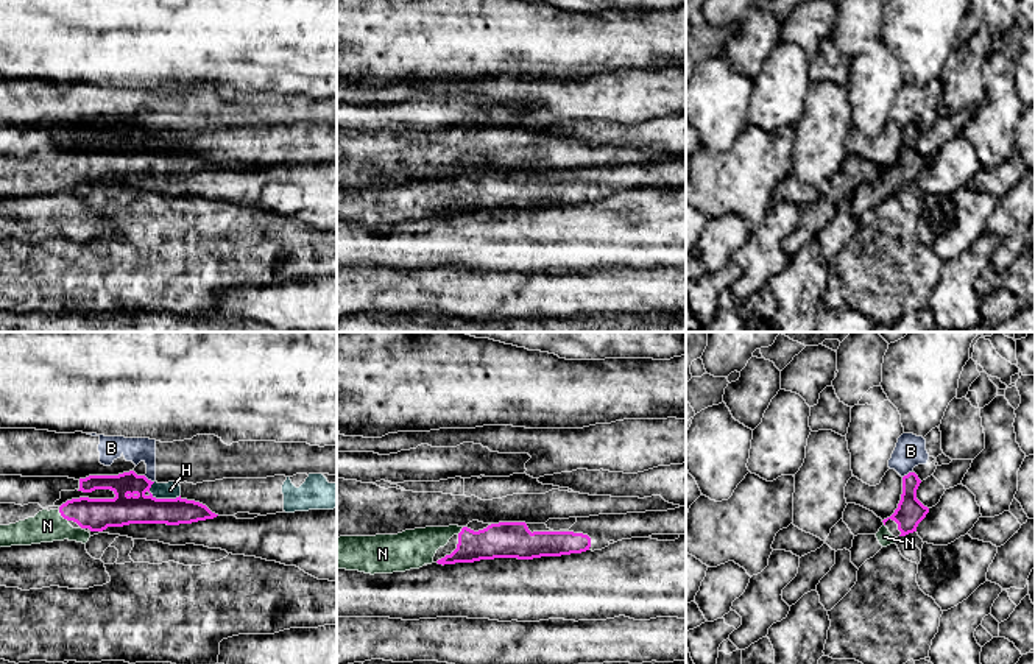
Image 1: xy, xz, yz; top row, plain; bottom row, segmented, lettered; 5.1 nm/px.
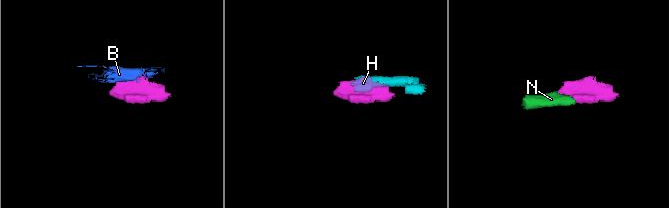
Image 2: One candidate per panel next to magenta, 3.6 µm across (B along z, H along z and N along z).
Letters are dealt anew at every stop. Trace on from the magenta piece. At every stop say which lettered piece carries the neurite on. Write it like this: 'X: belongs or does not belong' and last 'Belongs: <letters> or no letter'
B: does not belong
H: does not belong
N: belongs
Belongs: N

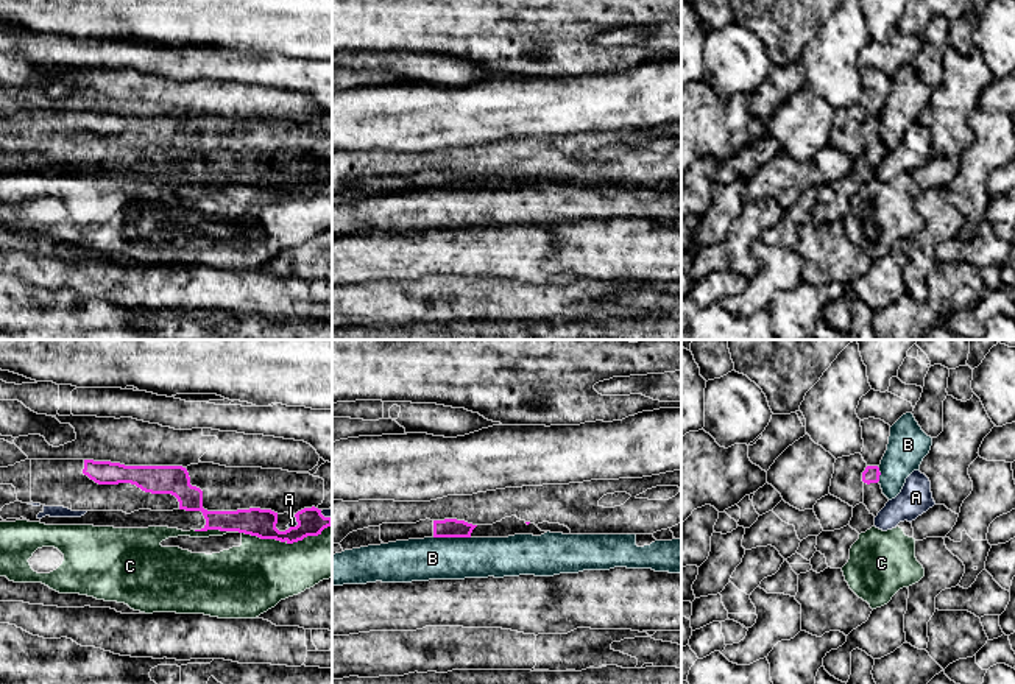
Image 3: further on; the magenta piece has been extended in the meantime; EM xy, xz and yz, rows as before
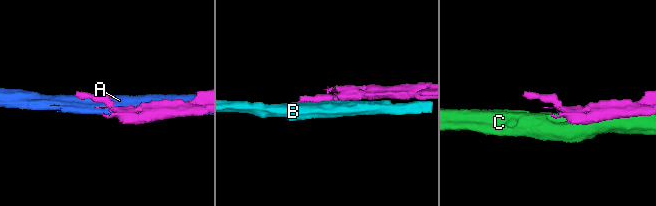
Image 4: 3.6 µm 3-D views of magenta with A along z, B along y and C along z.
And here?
A: does not belong
B: does not belong
C: does not belong
Belongs: no letter

